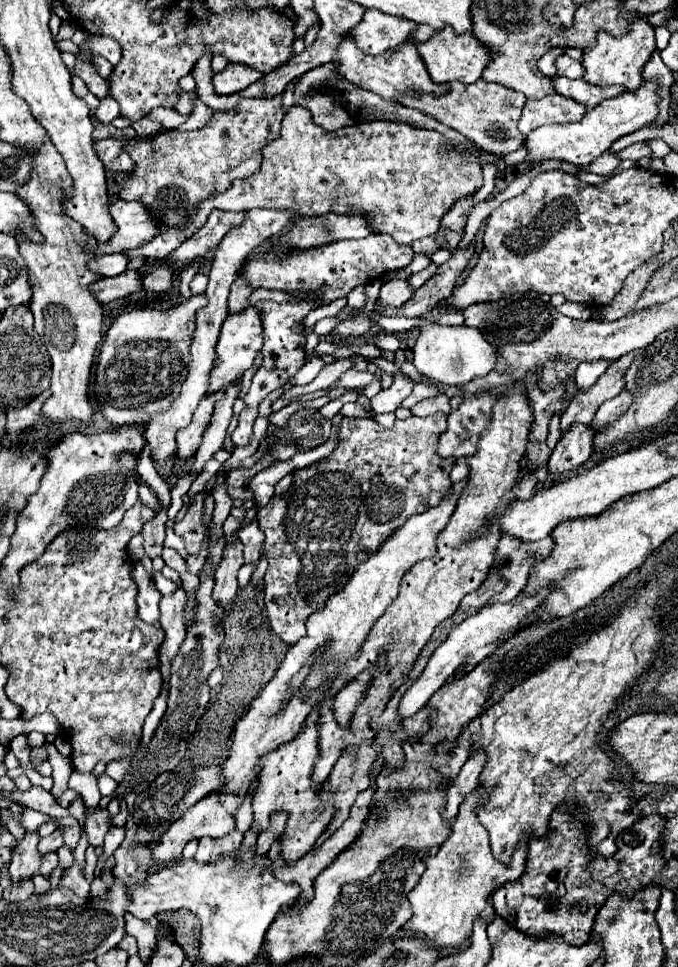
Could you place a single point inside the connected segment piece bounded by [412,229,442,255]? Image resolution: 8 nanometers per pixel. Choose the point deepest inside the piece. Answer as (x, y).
(428, 244)

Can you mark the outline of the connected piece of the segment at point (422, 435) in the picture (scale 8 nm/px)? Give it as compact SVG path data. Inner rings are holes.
M434 413L430 417L408 417L404 421L396 419L396 425L392 429L382 427L380 423L376 423L374 419L356 419L356 417L344 417L342 425L340 425L340 437L338 437L338 445L332 451L332 455L324 461L318 461L306 469L298 469L294 471L294 481L288 489L288 493L284 495L274 495L270 499L270 503L266 507L258 509L258 523L260 529L264 531L266 539L264 539L264 549L268 553L268 571L264 577L264 605L267 611L268 624L274 633L288 645L294 645L300 637L306 635L306 619L318 611L318 607L322 607L322 603L326 603L326 599L330 595L334 595L334 591L342 591L342 587L348 583L350 575L354 573L354 567L358 567L358 563L362 563L362 559L366 559L366 555L372 555L374 551L378 551L378 547L382 545L382 539L390 537L390 531L396 531L410 515L418 515L422 511L428 511L430 507L438 505L442 495L446 497L446 493L450 493L452 481L450 481L450 471L454 467L454 459L442 459L438 455L438 437L446 431L446 415L444 413Z

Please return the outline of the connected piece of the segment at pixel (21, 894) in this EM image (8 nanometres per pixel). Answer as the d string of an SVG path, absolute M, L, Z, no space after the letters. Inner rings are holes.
M26 879L26 881L20 883L20 887L8 887L8 889L4 889L2 897L8 903L16 903L16 901L28 899L32 895L32 891L34 891L34 883L32 883L32 879Z

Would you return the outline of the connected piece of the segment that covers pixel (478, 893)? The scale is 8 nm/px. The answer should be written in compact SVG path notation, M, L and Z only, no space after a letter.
M472 791L464 803L460 805L460 813L452 825L450 837L442 843L436 857L426 861L426 871L420 877L420 883L410 891L408 901L412 905L412 917L406 925L402 925L402 933L410 933L416 937L426 937L434 943L434 947L450 949L460 947L470 939L470 931L478 919L486 919L492 923L494 909L490 903L490 895L510 883L520 879L524 873L524 861L528 853L528 843L520 843L516 853L512 855L512 863L500 863L492 851L488 851L488 835L476 817L476 807L480 801L480 791Z

